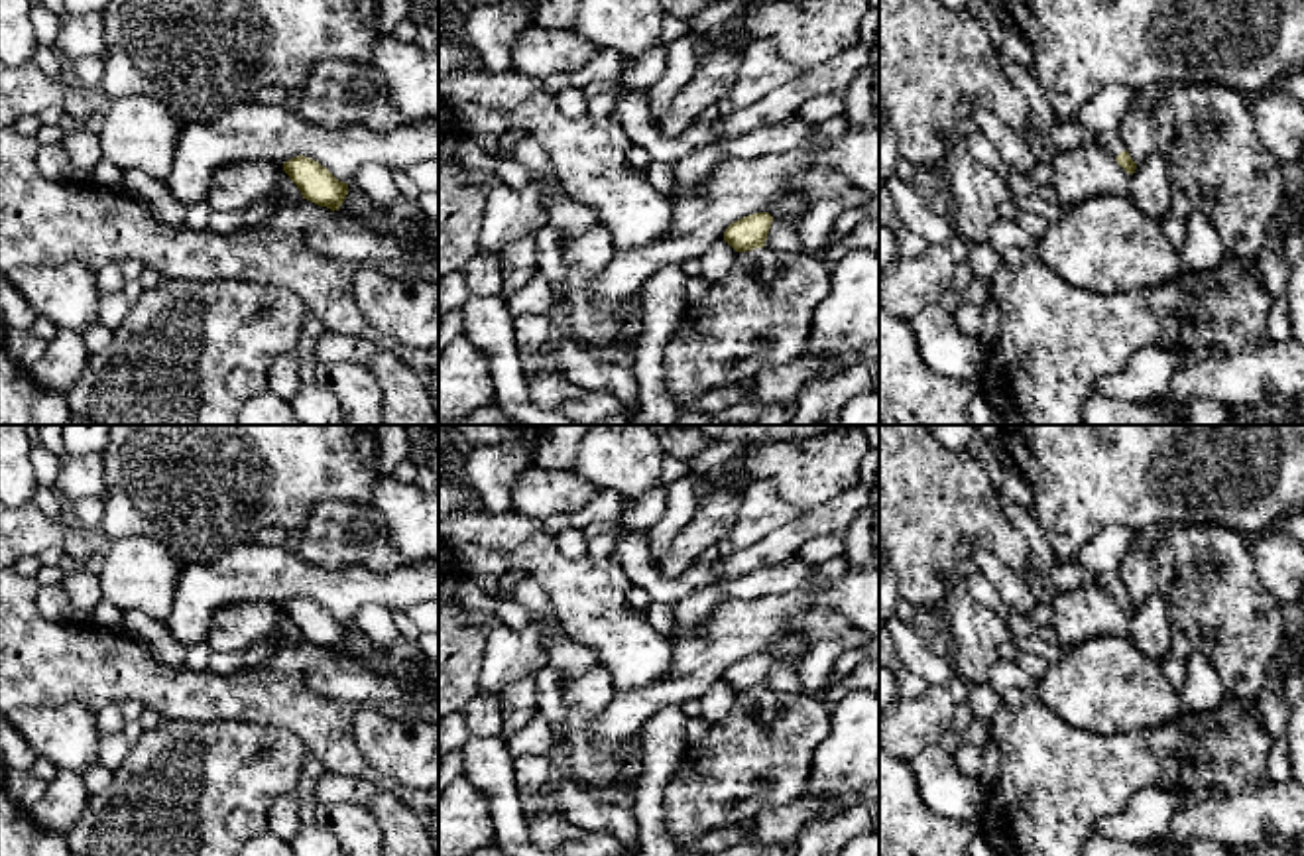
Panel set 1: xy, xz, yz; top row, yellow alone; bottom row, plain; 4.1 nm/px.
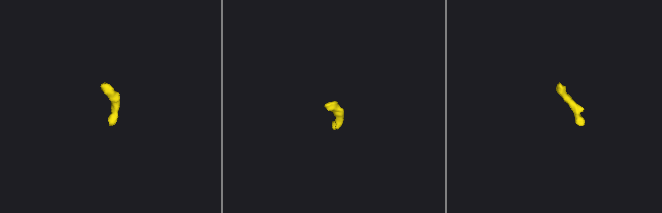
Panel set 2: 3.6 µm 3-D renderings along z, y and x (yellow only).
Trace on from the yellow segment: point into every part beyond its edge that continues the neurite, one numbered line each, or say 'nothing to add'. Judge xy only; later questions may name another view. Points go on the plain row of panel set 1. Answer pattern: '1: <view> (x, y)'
nothing to add

